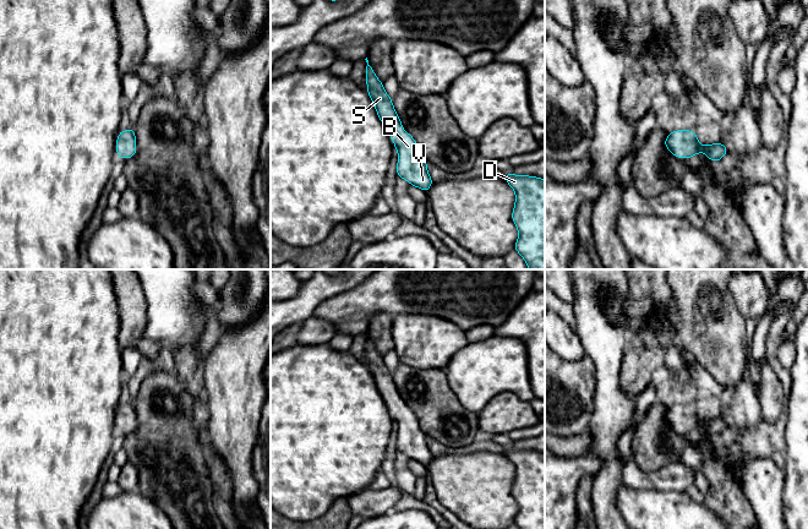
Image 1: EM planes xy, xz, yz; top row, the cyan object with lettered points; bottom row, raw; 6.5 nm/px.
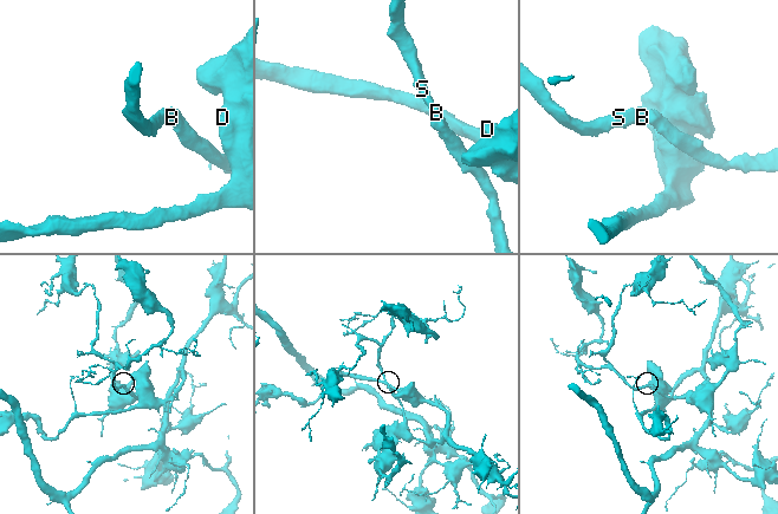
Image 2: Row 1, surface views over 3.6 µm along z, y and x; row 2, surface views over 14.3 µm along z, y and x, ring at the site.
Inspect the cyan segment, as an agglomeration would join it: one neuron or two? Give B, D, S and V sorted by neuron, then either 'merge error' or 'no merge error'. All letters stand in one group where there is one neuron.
B D S V | no merge error

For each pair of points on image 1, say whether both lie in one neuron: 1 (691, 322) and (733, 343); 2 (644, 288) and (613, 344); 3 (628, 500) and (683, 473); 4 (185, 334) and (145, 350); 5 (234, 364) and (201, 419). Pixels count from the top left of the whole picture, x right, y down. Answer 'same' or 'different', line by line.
1: same
2: different
3: different
4: different
5: different

